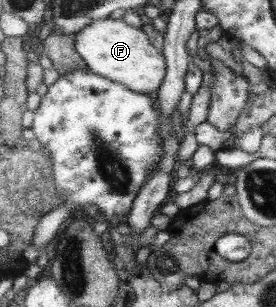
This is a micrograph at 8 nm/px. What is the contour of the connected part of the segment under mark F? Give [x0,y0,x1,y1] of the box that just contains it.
[72,17,166,95]

